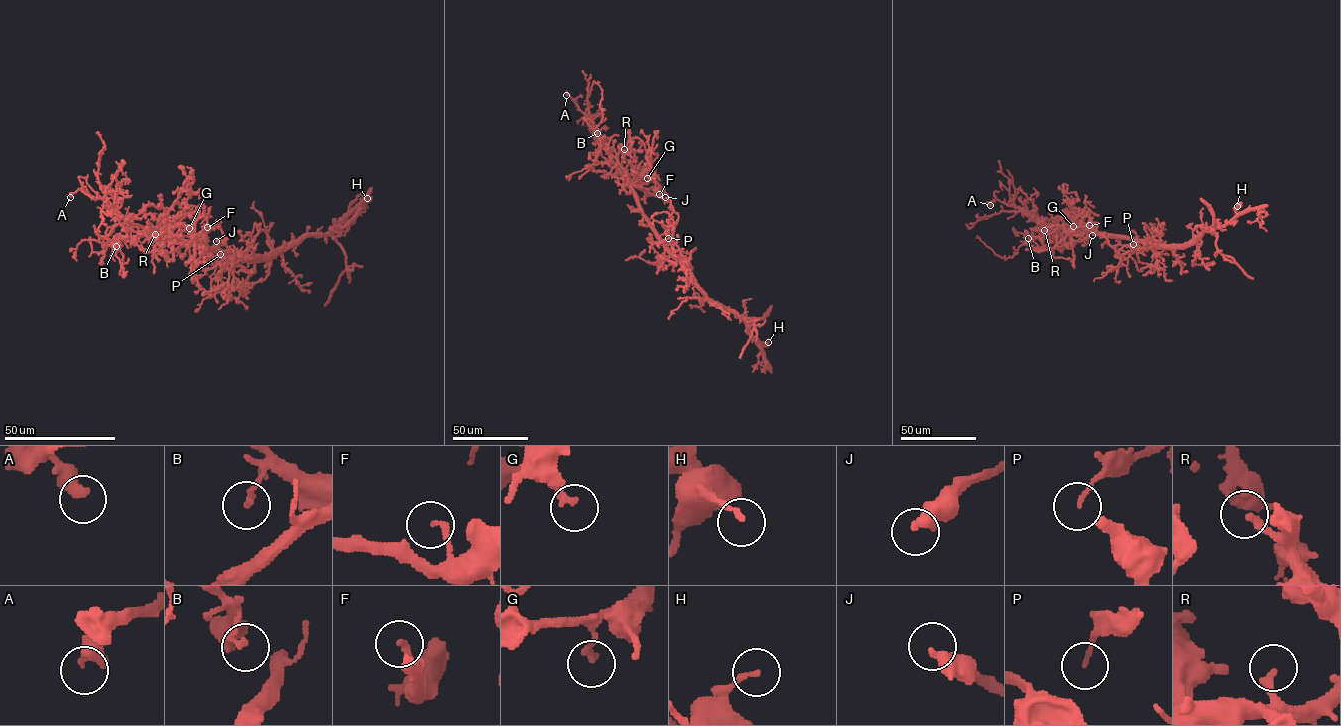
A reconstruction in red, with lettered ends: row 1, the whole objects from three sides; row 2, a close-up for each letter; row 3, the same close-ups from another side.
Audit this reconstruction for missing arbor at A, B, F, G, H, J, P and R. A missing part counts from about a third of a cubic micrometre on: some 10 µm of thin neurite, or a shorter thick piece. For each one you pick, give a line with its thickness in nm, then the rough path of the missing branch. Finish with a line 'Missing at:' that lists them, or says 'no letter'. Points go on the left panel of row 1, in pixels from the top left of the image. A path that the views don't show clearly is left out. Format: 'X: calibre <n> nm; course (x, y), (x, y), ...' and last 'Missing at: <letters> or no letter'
Missing at: no letter

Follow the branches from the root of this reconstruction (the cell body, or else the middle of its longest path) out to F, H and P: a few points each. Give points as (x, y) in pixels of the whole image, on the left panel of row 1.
F: (278, 251), (226, 255), (187, 245), (167, 228), (177, 223), (196, 237), (207, 227)
H: (278, 251), (296, 246), (306, 237), (325, 236), (358, 195), (367, 198)
P: (278, 251), (265, 255), (234, 255), (230, 259), (235, 253), (224, 251), (220, 254)

